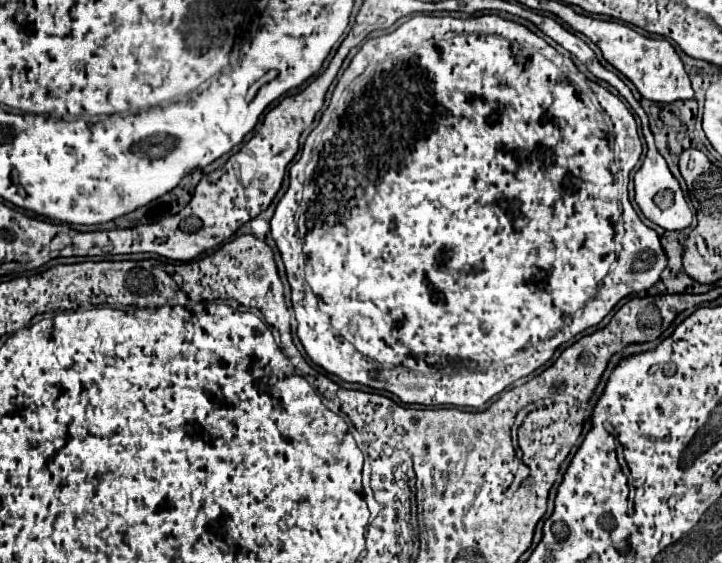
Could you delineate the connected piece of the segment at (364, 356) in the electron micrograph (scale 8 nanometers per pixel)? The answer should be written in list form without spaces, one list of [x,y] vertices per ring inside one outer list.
[[[416,15],[412,19],[408,19],[406,23],[402,23],[396,31],[392,33],[384,33],[380,37],[372,37],[368,39],[360,51],[354,55],[354,59],[350,61],[348,69],[344,71],[342,79],[338,81],[328,108],[323,112],[318,127],[308,135],[304,149],[302,149],[302,157],[300,161],[296,161],[289,170],[290,187],[280,199],[278,203],[278,211],[274,211],[274,217],[270,221],[270,229],[272,229],[272,239],[276,241],[276,247],[280,251],[280,257],[284,261],[286,276],[290,287],[292,287],[292,305],[296,311],[296,321],[298,321],[298,339],[304,345],[304,351],[308,353],[308,357],[320,365],[324,371],[338,375],[344,381],[350,383],[362,383],[374,389],[386,389],[390,393],[394,393],[396,397],[400,397],[403,403],[418,403],[418,405],[448,405],[456,408],[470,407],[479,409],[490,401],[494,395],[502,393],[506,387],[510,387],[516,379],[530,375],[532,371],[536,371],[538,367],[542,367],[546,361],[550,361],[550,357],[554,355],[554,351],[562,345],[568,343],[572,337],[576,337],[578,333],[582,333],[584,329],[598,325],[612,309],[614,305],[634,293],[640,291],[648,291],[658,279],[660,273],[666,269],[668,265],[668,257],[666,251],[660,243],[660,237],[654,229],[646,227],[642,223],[642,219],[636,215],[634,207],[628,201],[628,175],[634,169],[634,165],[640,159],[642,153],[642,141],[638,137],[636,131],[636,121],[630,113],[630,109],[616,97],[612,95],[608,89],[600,87],[598,83],[586,79],[584,73],[576,73],[576,65],[572,63],[570,57],[558,53],[552,45],[548,45],[542,37],[538,37],[534,31],[530,31],[526,25],[502,19],[500,15],[478,15],[478,17],[468,17],[468,19],[460,19],[460,17],[432,17],[432,15]]]

